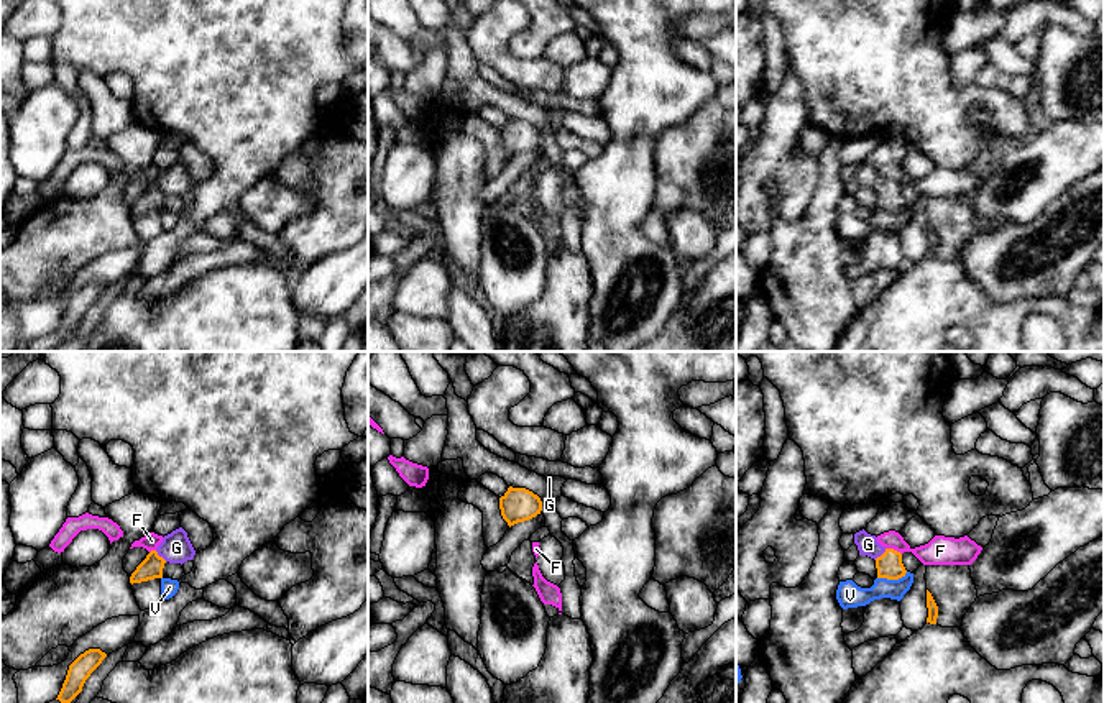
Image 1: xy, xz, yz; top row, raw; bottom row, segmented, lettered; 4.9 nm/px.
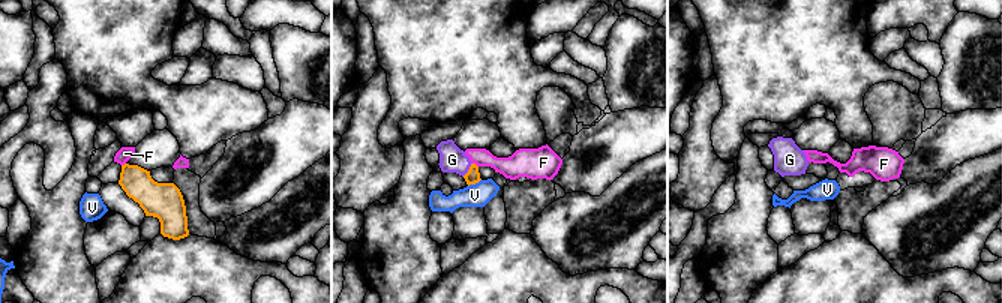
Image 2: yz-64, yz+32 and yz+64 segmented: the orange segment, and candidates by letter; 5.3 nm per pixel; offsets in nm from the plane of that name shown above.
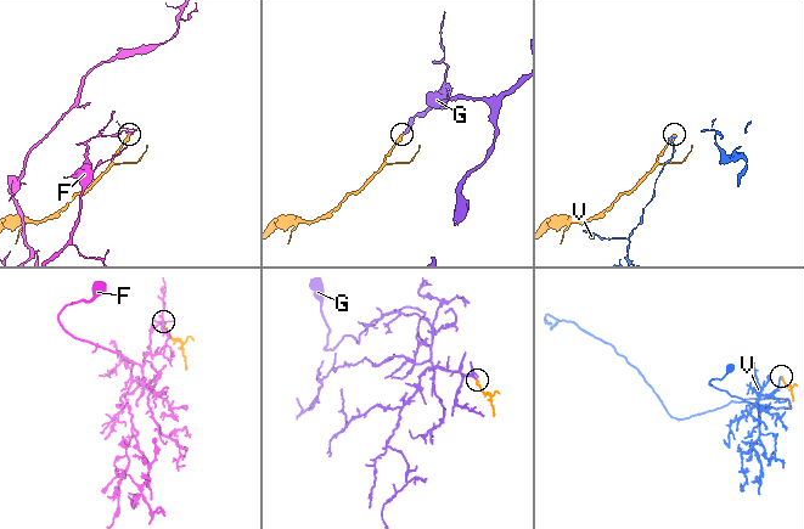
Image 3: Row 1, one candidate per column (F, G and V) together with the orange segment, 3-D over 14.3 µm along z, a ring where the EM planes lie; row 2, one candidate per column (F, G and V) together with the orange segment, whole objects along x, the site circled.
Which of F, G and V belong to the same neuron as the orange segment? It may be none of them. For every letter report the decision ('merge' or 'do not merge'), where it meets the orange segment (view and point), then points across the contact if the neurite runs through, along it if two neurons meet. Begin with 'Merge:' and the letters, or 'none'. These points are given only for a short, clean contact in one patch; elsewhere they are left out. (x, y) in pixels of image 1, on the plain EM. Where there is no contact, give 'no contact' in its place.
Merge: G
F: do not merge | yz (892, 181) | along yz (886, 179), (892, 179), (901, 186)
G: merge | xy (161, 189) | across xy (151, 199), (161, 189), (176, 179)
V: do not merge | yz (892, 211) | along yz (907, 204), (897, 211), (878, 211)

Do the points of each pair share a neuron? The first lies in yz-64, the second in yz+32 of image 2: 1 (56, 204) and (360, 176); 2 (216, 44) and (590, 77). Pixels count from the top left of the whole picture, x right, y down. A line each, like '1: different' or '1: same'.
1: different
2: different

